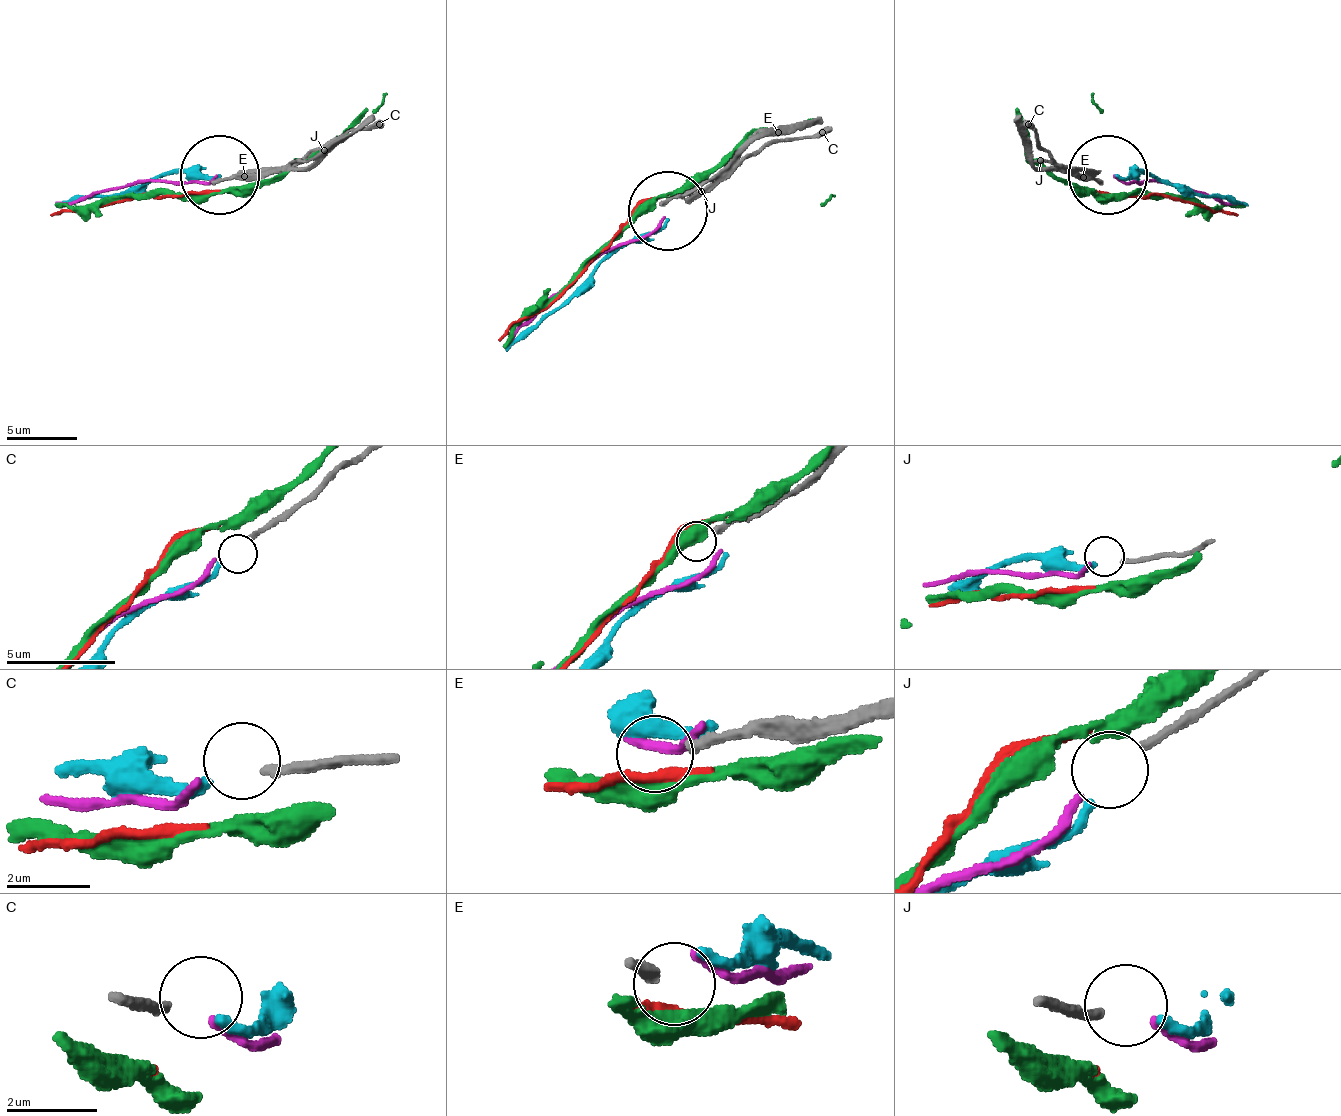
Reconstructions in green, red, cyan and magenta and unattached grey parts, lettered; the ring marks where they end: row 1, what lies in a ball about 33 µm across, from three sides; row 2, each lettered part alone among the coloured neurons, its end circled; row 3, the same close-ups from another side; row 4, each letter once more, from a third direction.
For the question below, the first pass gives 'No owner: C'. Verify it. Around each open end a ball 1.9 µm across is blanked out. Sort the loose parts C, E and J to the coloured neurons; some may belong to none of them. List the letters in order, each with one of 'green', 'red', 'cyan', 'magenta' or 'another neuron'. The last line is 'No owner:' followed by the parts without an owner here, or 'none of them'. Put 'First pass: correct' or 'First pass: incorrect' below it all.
C: cyan
E: another neuron
J: magenta
No owner: E
First pass: incorrect

